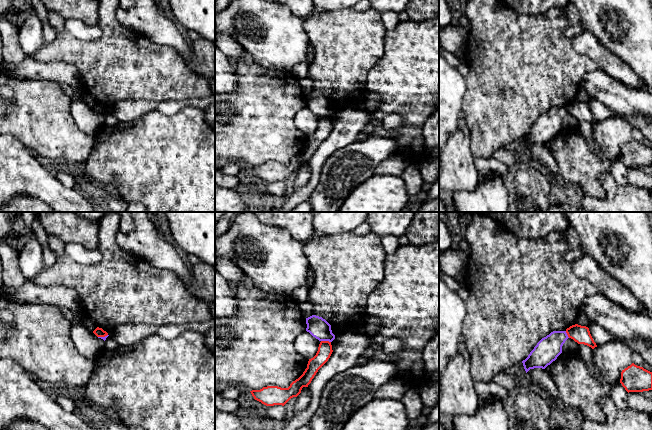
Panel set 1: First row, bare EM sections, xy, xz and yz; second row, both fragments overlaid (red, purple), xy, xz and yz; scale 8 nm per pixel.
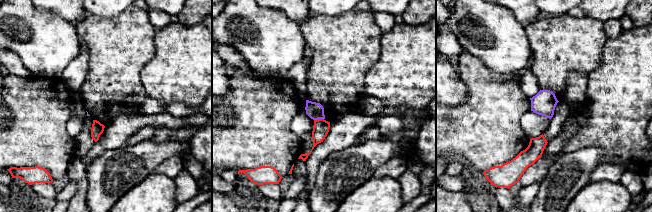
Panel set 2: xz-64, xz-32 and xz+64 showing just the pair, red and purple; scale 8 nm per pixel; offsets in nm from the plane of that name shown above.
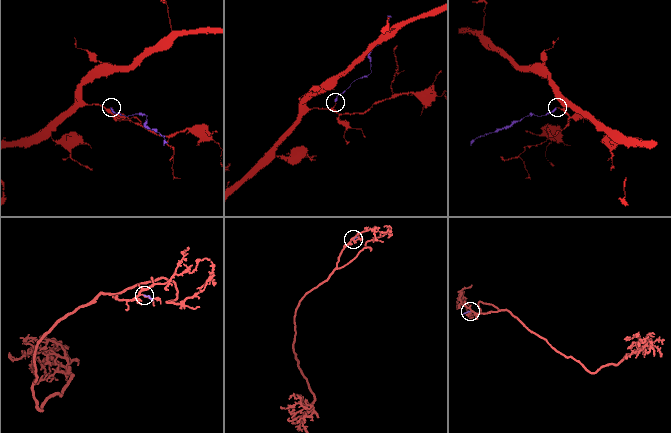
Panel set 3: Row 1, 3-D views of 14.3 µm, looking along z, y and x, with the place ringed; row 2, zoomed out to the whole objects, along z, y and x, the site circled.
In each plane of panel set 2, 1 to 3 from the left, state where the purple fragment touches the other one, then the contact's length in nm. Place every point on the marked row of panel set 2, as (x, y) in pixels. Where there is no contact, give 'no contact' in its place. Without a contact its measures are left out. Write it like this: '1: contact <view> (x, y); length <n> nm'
1: no contact
2: contact xz-32 (318, 119); length 80 nm
3: no contact

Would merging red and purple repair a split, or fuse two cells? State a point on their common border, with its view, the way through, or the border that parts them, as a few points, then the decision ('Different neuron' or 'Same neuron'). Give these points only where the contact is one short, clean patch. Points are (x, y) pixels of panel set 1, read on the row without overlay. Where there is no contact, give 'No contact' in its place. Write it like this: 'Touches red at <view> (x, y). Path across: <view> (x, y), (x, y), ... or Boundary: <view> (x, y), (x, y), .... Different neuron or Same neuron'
Touches red at xz (326, 117). Boundary: xz (321, 116), (330, 118). Different neuron

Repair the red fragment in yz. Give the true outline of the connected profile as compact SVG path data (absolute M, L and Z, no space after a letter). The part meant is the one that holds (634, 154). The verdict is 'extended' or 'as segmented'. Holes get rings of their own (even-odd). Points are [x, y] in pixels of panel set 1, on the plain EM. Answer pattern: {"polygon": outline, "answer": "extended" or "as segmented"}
{"polygon": "M632 139L622 146L620 159L628 169L652 166L652 148Z", "answer": "as segmented"}

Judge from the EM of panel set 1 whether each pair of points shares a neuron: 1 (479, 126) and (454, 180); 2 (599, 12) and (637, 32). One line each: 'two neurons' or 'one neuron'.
1: two neurons
2: one neuron

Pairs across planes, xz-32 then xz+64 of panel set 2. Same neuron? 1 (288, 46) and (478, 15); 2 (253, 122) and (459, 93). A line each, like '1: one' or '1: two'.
1: one
2: two

